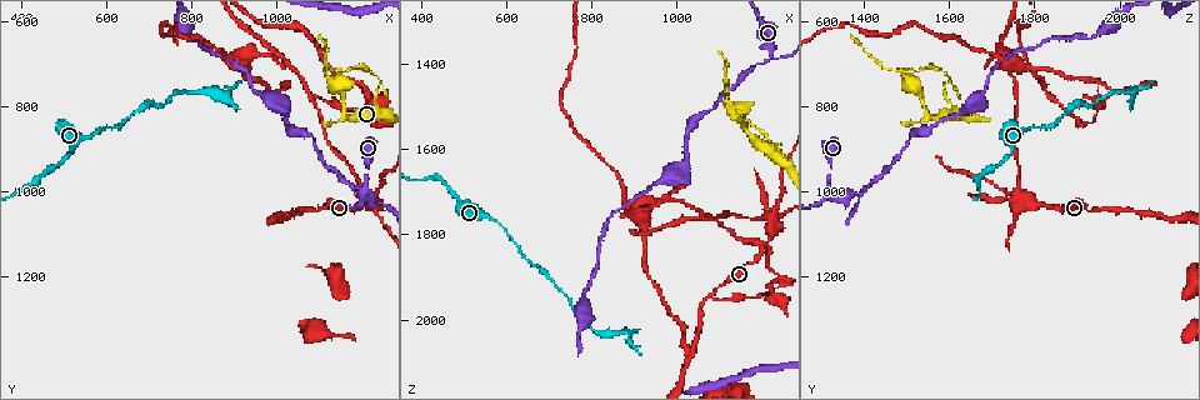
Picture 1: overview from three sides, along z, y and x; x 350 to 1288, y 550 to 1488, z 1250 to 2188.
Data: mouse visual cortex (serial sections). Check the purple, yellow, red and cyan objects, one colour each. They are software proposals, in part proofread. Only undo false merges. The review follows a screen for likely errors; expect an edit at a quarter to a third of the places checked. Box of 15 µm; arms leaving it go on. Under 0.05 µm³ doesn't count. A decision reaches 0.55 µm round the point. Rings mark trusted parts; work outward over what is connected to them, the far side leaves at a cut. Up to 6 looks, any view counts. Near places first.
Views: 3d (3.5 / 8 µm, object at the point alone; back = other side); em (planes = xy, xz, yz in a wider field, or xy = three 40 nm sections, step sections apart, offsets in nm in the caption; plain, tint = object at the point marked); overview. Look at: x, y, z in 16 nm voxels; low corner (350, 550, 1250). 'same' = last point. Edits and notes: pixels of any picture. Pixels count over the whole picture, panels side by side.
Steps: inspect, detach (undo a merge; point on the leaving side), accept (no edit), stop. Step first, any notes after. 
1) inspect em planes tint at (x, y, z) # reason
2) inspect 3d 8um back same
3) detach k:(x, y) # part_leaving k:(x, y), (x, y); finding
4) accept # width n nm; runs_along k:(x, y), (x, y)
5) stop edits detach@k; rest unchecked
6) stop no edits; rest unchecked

inspect 3d 8um at (1215, 1015, 1760) # looks like a crossing

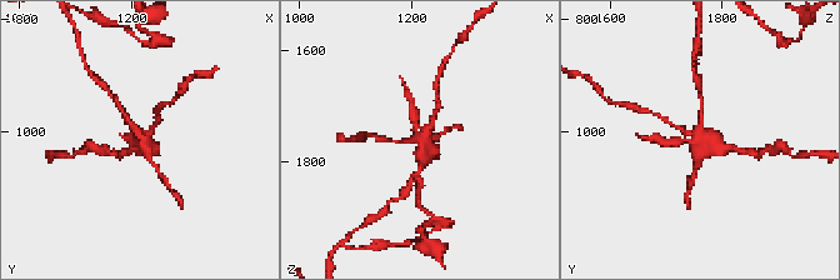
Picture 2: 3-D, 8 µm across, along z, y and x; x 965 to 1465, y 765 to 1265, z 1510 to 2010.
inspect 3d 3.5um at (1220, 1010, 1755)

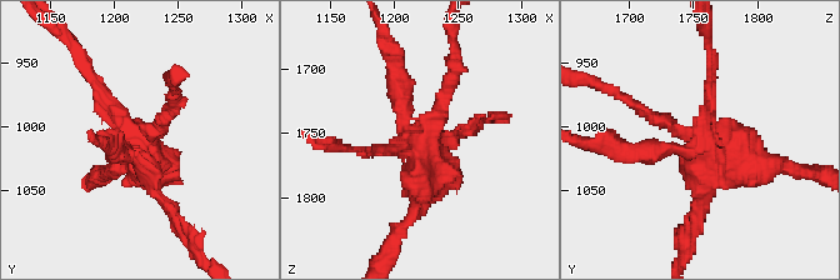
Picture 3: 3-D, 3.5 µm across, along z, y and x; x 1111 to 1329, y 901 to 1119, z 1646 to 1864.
inspect em xy step 3 tint at (1218, 1008, 1762)

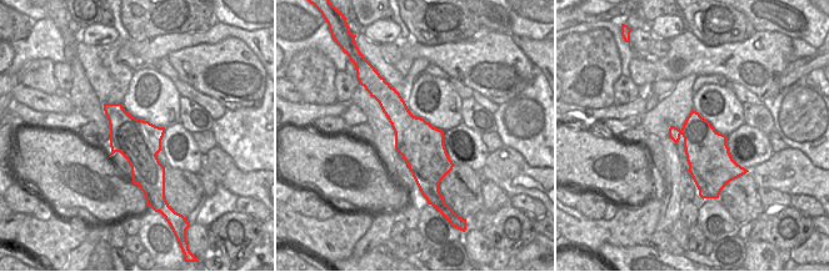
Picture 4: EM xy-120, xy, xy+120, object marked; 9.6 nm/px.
detach 3:(404, 90) # a second cell is stuck on

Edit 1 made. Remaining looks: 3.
inspect overview # redraw

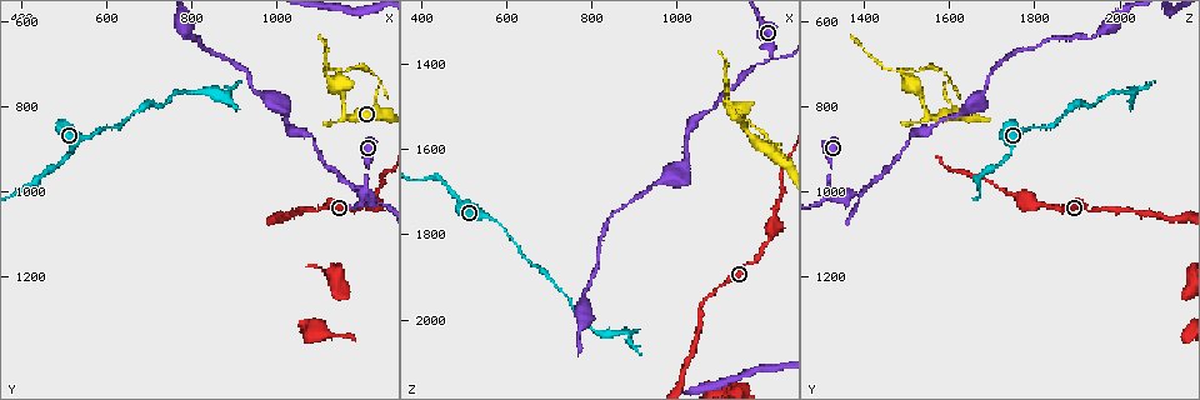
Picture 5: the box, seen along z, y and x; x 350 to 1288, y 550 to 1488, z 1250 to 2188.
inspect 3d 3.5um at (1220, 1000, 1380)

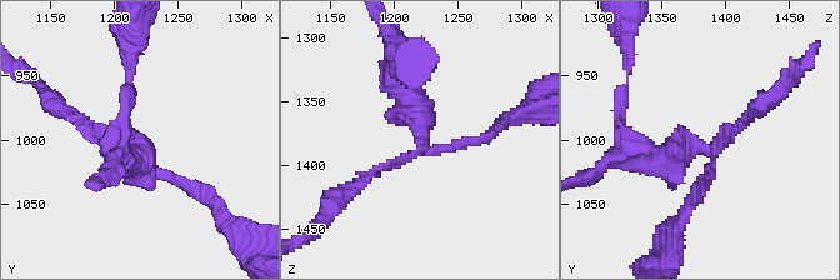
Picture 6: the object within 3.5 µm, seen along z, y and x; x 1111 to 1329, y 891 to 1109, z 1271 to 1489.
inspect em xy step 3 tint at (1222, 1008, 1382)

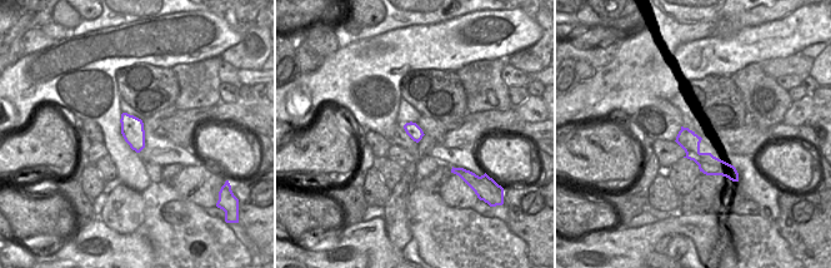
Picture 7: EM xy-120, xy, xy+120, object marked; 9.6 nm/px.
detach 6:(99, 130) # arms 3; part_leaving 6:(418, 150), (379, 166), (329, 215); two cells meet here

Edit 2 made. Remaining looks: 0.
stop edits detach@3, detach@6; rest unchecked

